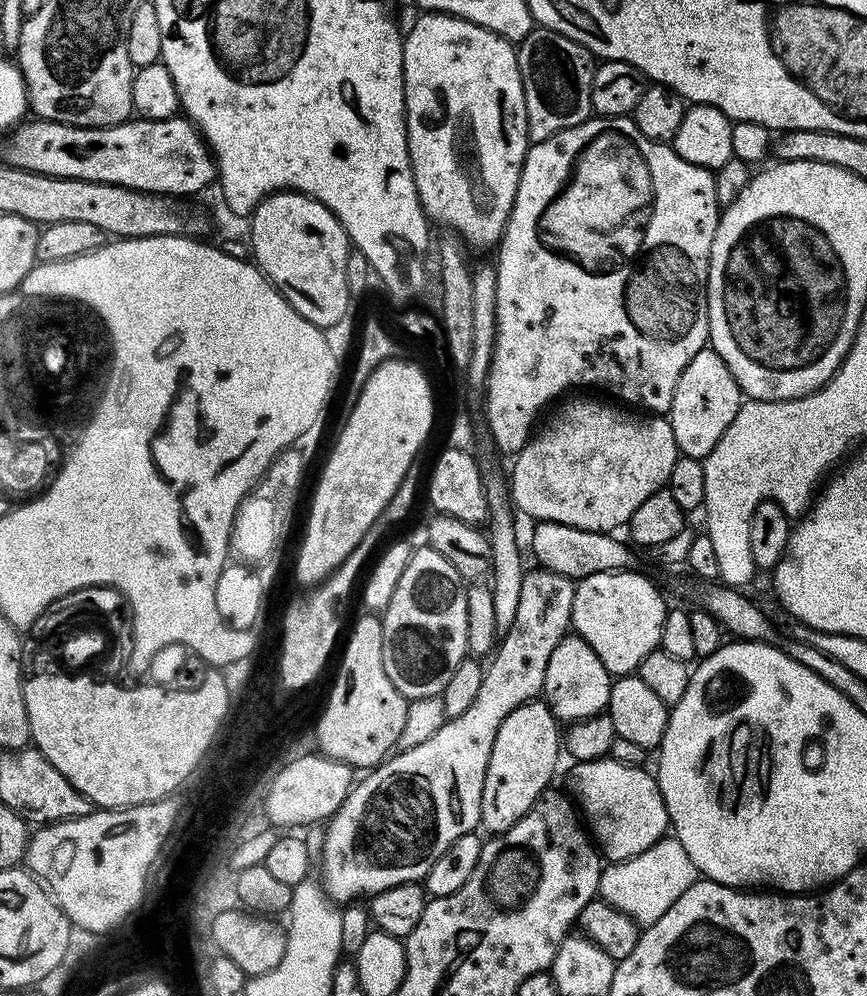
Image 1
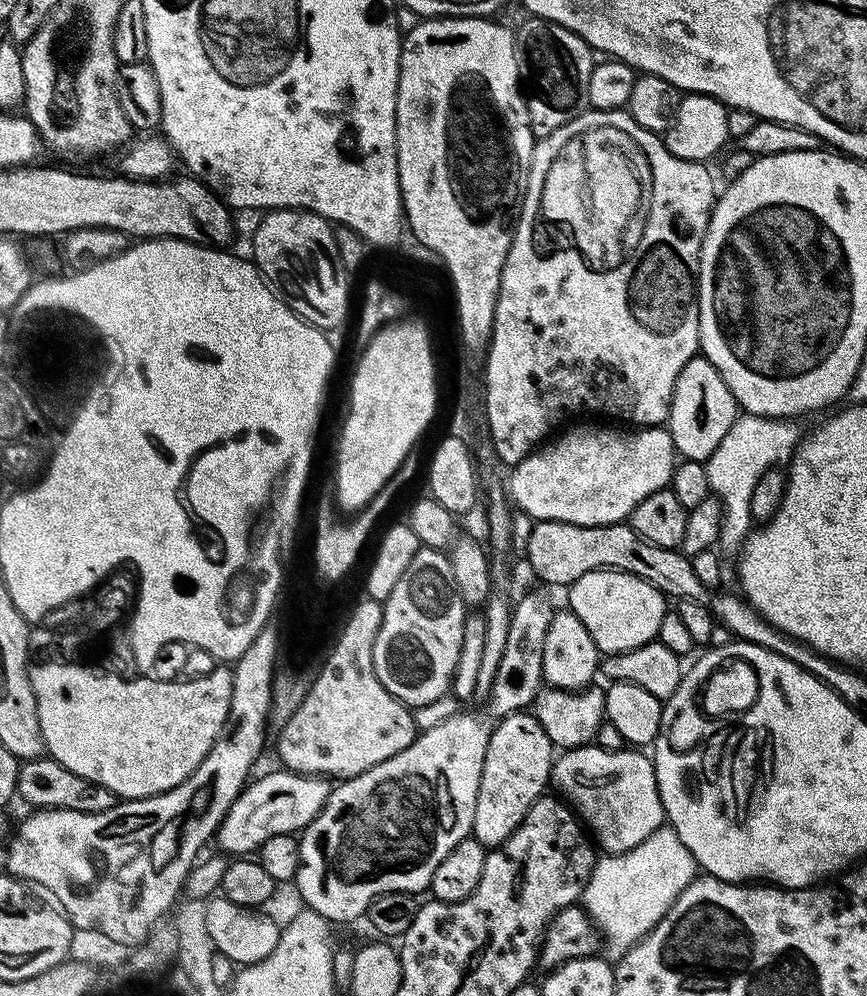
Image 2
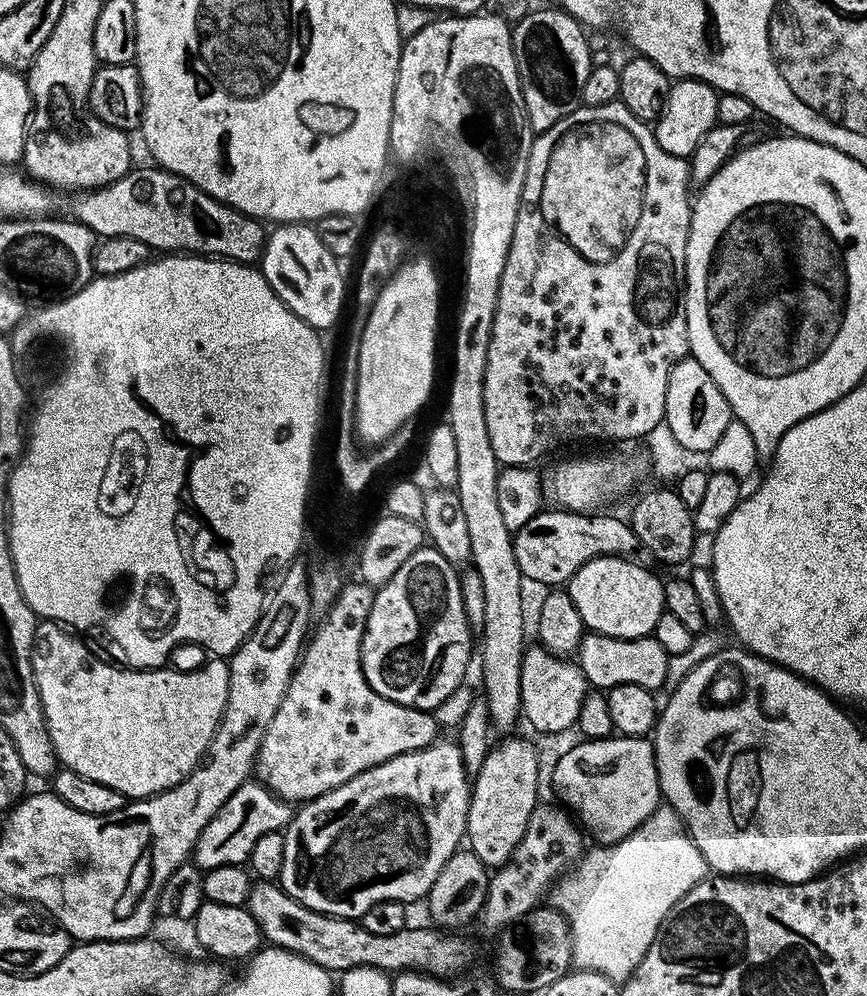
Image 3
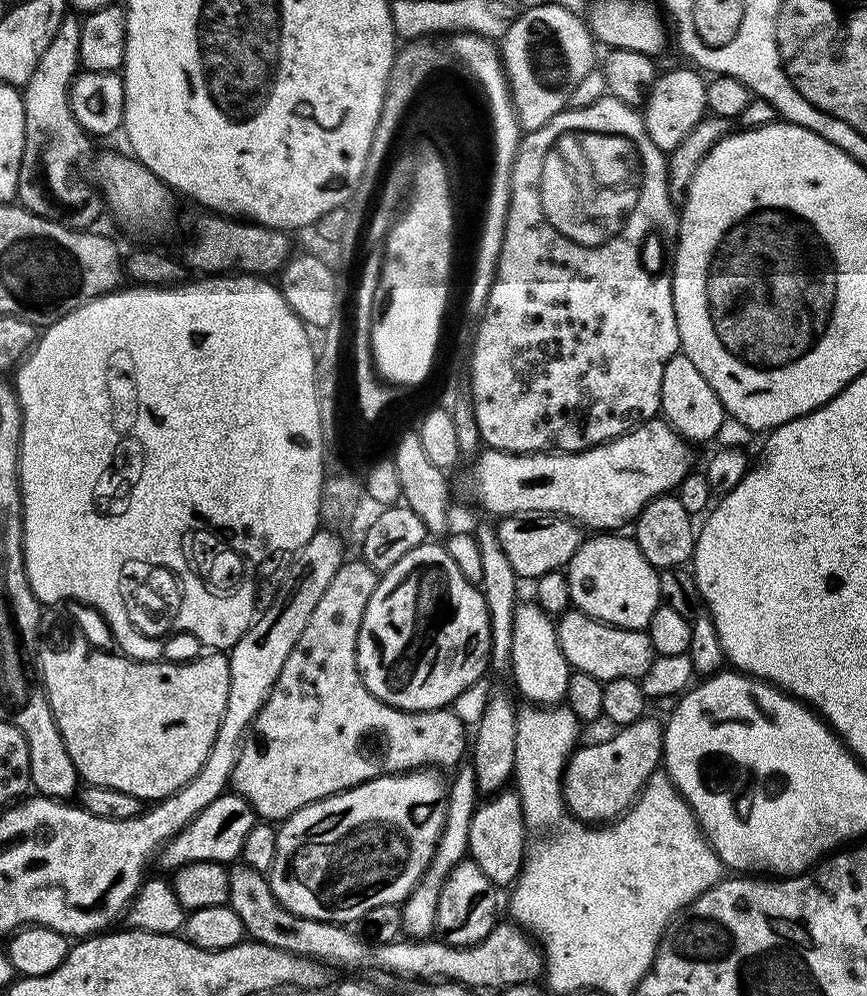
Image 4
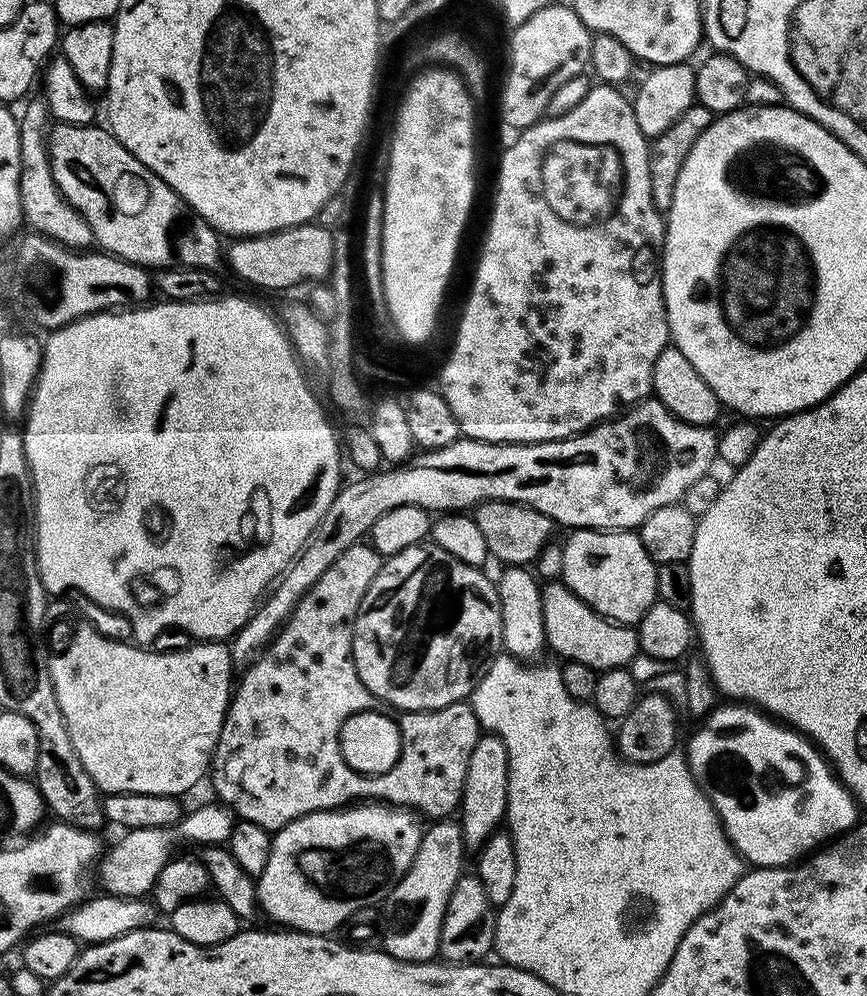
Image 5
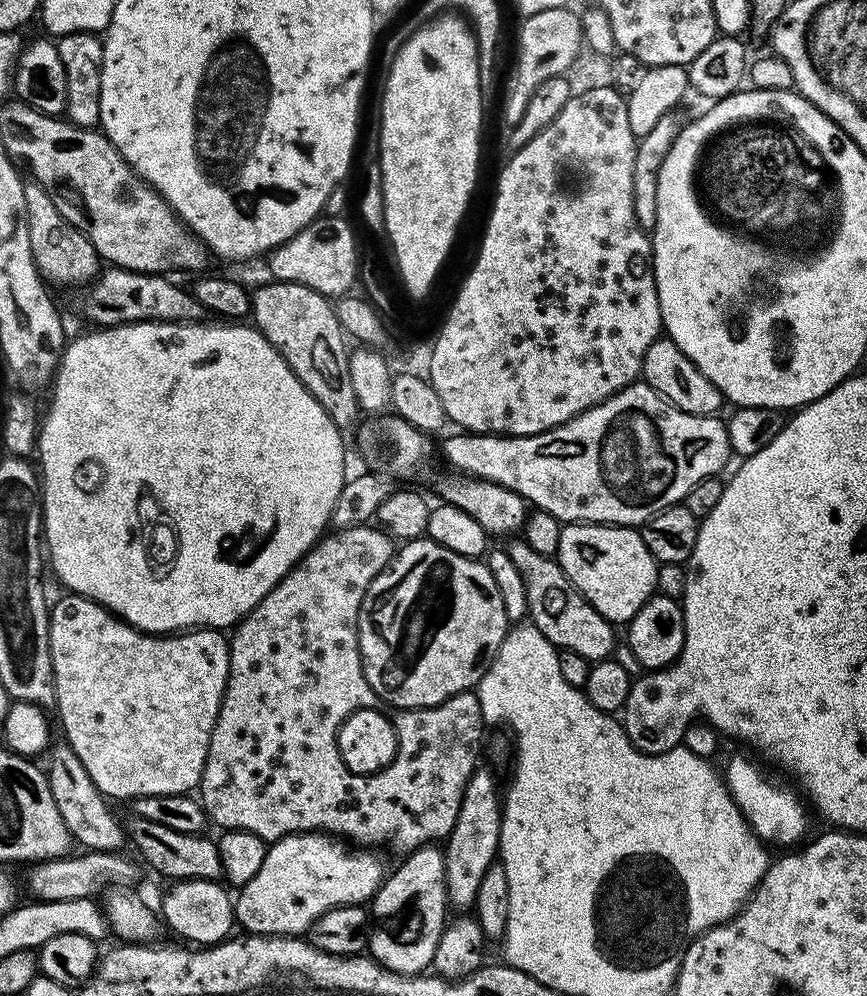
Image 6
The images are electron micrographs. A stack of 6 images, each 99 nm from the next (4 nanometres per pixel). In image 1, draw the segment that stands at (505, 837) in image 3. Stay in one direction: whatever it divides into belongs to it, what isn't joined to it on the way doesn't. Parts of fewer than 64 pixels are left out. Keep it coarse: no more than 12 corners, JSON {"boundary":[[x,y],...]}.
{"boundary":[[543,699],[498,726],[479,827],[510,830],[549,787],[562,728]]}

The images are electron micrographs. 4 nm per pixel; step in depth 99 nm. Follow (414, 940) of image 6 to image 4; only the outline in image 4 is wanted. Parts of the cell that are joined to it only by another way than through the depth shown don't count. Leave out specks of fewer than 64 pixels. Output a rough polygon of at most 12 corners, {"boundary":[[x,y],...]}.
{"boundary":[[471,763],[455,769],[434,858],[402,905],[404,932],[436,930],[450,870],[468,856],[478,789]]}

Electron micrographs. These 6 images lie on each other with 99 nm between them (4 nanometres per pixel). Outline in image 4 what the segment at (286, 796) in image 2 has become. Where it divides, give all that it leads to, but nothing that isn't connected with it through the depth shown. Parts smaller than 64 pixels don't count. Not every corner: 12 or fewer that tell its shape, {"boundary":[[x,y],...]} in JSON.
{"boundary":[[235,794],[214,798],[158,853],[175,870],[241,859],[256,812]]}

